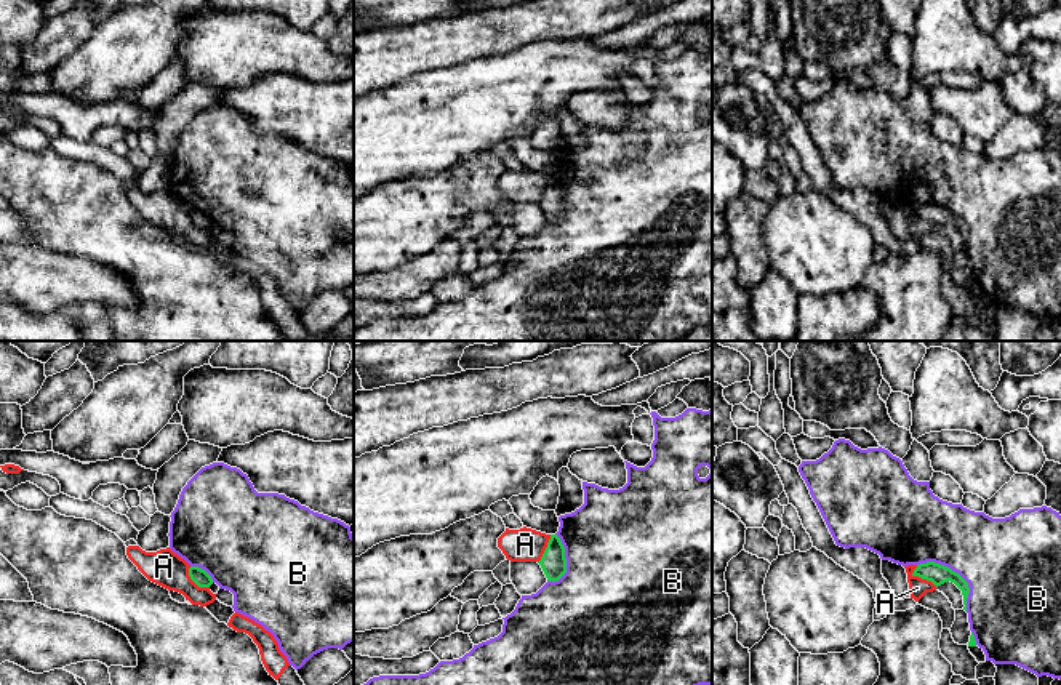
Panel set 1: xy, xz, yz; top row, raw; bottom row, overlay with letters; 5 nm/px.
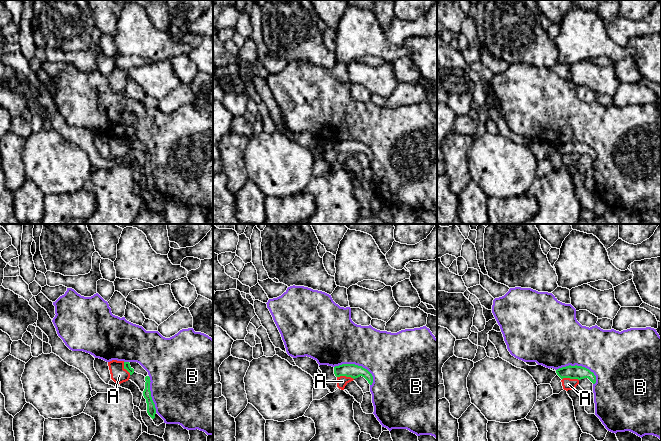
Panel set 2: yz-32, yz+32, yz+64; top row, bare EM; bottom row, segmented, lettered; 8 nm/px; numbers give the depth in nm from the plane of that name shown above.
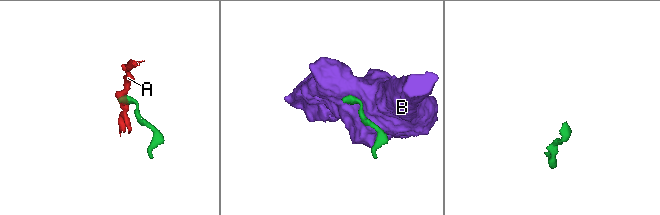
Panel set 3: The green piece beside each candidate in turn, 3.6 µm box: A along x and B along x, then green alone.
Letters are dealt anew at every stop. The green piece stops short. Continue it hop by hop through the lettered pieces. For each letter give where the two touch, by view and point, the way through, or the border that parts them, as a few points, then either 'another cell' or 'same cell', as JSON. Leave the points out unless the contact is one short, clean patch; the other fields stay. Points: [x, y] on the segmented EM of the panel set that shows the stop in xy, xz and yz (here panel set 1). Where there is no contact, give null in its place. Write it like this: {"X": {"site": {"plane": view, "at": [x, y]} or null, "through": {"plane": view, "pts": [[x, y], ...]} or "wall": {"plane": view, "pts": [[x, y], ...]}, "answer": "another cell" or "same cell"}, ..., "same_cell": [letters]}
{"A": {"site": {"plane": "yz", "at": [920, 576]}, "wall": {"plane": "yz", "pts": [[916, 565], [912, 573], [930, 580], [936, 586]]}, "answer": "another cell"}, "B": {"site": {"plane": "yz", "at": [954, 572]}, "answer": "another cell"}, "same_cell": []}

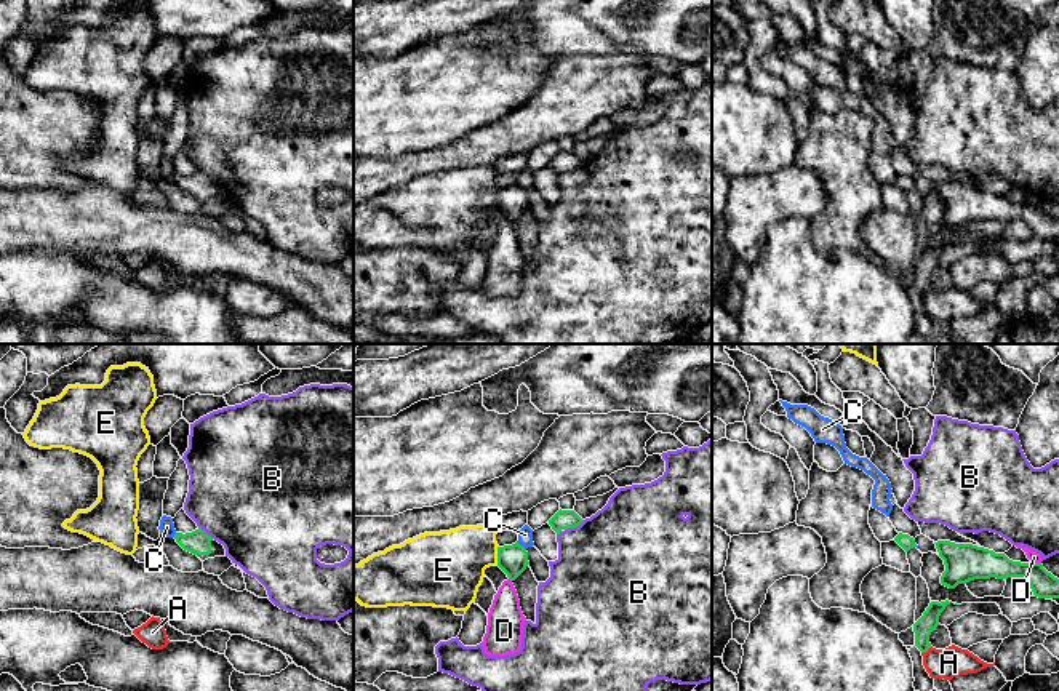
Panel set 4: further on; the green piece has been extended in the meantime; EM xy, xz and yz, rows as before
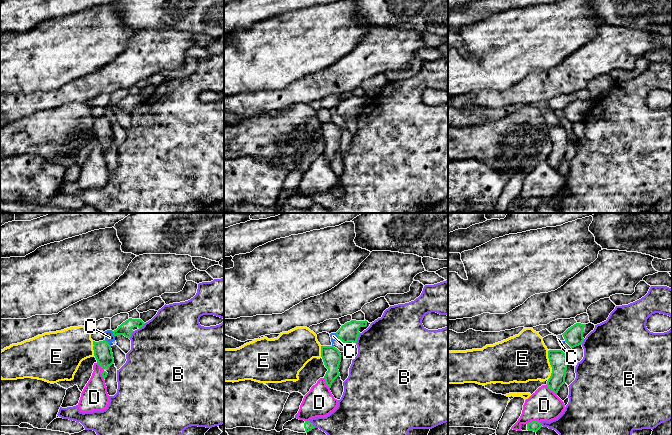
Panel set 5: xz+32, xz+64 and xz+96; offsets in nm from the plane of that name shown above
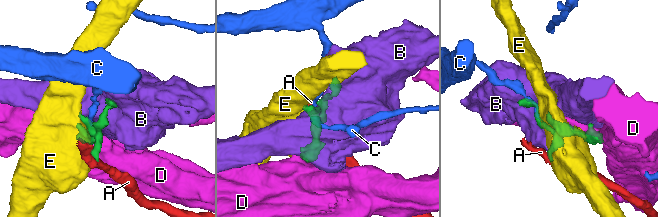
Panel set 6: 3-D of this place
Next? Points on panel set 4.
{"A": {"site": {"plane": "yz", "at": [927, 650]}, "wall": {"plane": "yz", "pts": [[931, 647], [922, 653]]}, "answer": "another cell"}, "B": {"site": {"plane": "xz", "at": [575, 527]}, "answer": "another cell"}, "C": {"site": {"plane": "xz", "at": [522, 546]}, "wall": {"plane": "xz", "pts": [[517, 541], [525, 549]]}, "answer": "another cell"}, "D": {"site": {"plane": "yz", "at": [1035, 563]}, "answer": "another cell"}, "E": {"site": {"plane": "xz", "at": [498, 555]}, "answer": "another cell"}, "same_cell": []}

